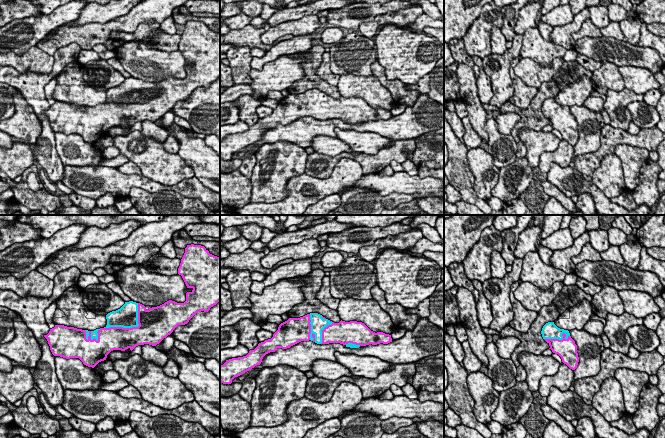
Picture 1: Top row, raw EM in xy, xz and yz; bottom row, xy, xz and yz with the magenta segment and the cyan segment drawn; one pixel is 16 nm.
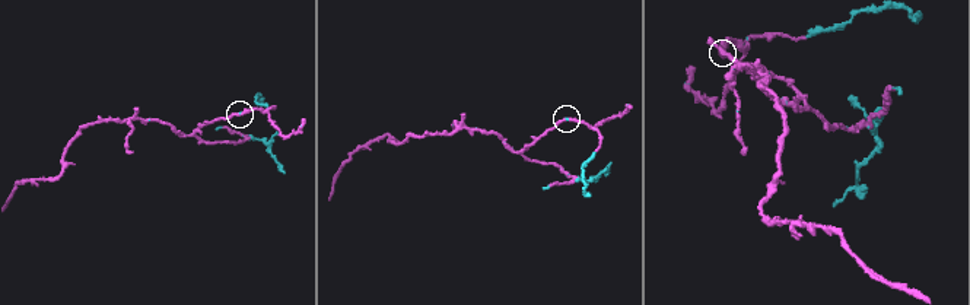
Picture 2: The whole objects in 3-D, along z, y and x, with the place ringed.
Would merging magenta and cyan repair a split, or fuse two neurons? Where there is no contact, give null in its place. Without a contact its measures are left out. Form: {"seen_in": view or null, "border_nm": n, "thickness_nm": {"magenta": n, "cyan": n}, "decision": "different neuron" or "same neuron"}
{"seen_in": "xy", "border_nm": 700, "thickness_nm": {"magenta": 360, "cyan": 360}, "decision": "same neuron"}

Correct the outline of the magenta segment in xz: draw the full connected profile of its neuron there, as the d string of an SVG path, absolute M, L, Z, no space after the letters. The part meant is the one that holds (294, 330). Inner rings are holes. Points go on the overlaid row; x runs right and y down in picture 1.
M318 313L289 318L279 325L271 339L259 343L246 356L226 360L220 365L220 383L231 384L235 377L260 365L266 354L275 352L278 348L287 349L309 340L317 344L340 343L350 348L392 342L391 335L375 333L362 322L341 320L334 323Z

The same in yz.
M554 322L546 323L541 331L543 339L549 344L553 353L558 354L562 362L570 369L577 368L579 357L577 345L568 330L558 328Z

